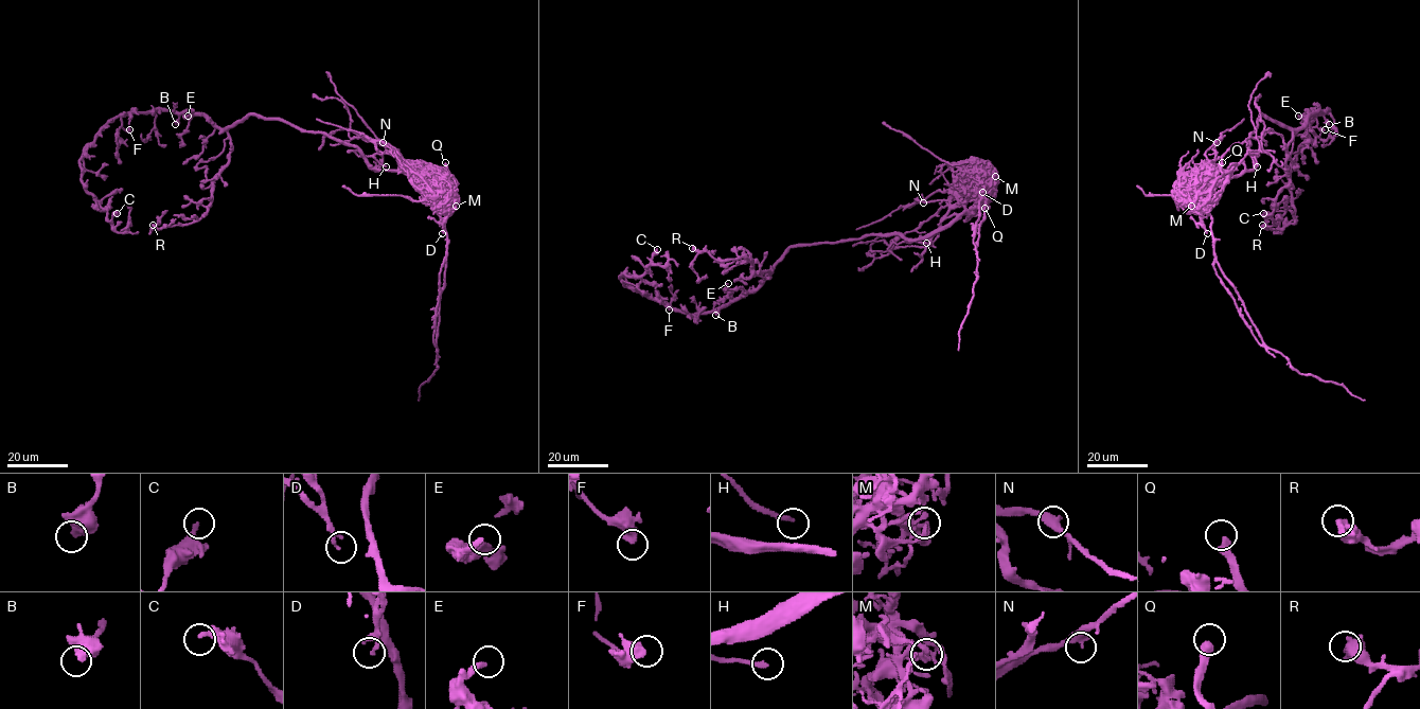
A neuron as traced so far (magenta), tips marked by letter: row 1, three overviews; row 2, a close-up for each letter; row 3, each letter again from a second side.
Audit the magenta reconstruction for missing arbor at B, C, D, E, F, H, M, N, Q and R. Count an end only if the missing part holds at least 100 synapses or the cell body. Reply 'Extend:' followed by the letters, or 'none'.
Extend: Q

